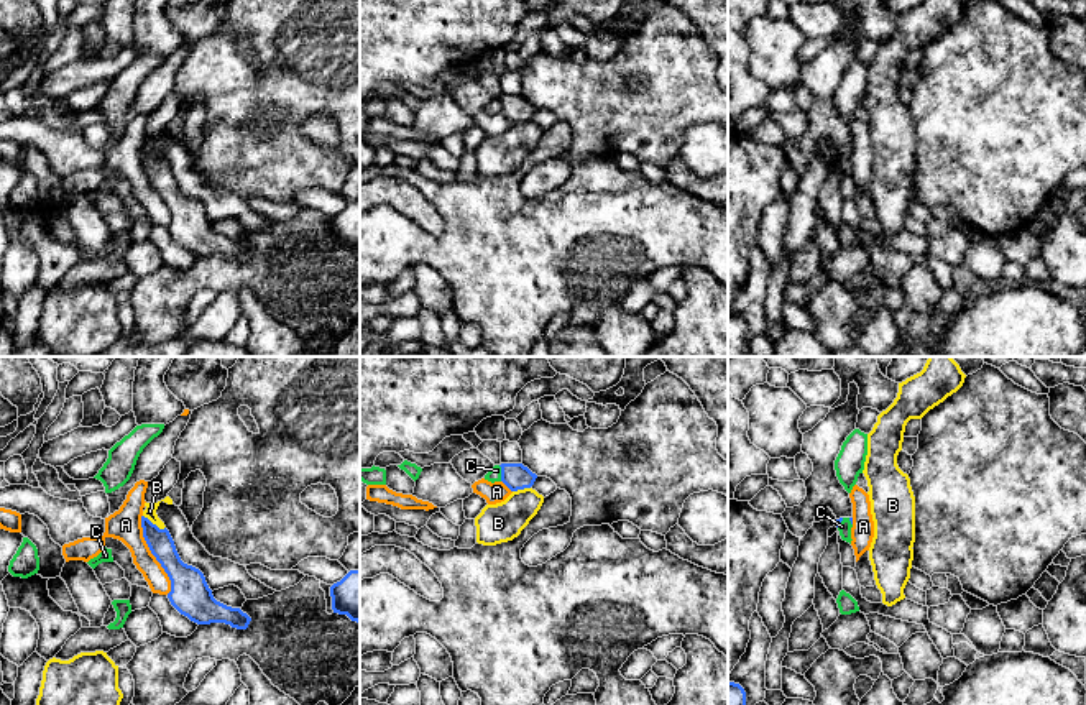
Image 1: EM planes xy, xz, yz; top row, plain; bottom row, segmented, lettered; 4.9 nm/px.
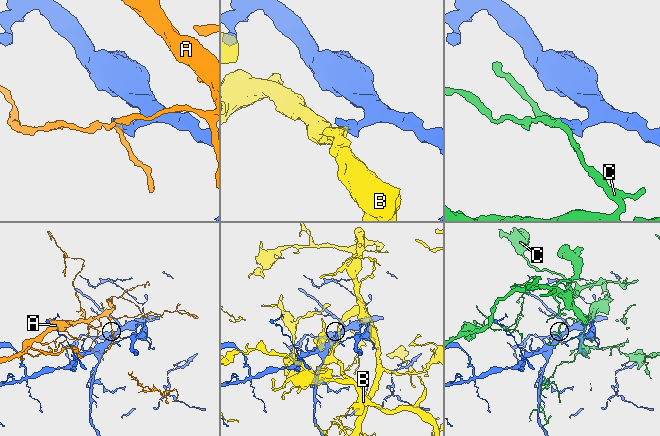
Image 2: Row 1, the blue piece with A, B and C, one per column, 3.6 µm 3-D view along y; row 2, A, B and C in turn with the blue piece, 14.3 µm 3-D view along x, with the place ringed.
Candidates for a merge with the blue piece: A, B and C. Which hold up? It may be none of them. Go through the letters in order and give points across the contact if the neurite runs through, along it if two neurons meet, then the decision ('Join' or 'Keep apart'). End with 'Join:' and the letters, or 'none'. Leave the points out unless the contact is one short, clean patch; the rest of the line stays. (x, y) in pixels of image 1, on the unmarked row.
A: Keep apart
B: Keep apart
C: Keep apart
Join: none

